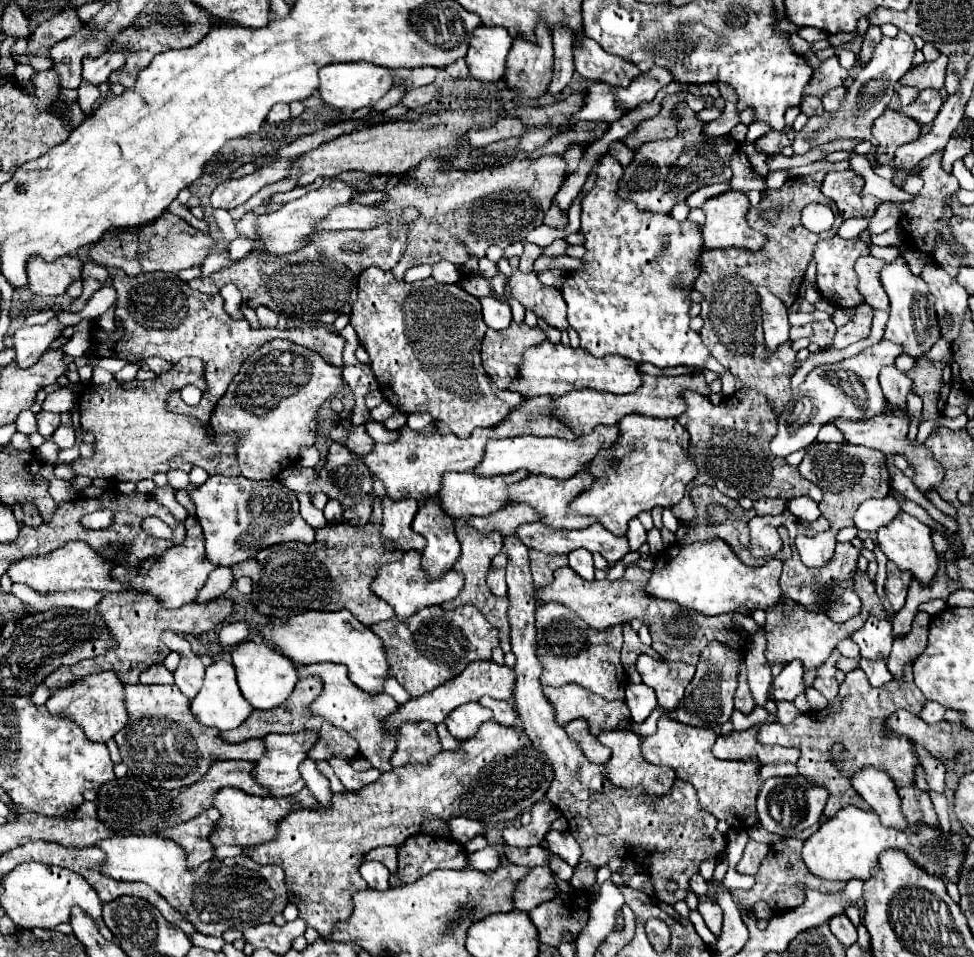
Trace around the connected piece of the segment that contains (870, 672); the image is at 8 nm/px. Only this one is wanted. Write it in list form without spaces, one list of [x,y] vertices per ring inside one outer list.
[[[861,658],[859,666],[863,668],[863,672],[867,674],[867,678],[869,678],[869,682],[871,682],[873,686],[883,686],[883,684],[887,684],[887,682],[893,680],[893,674],[887,670],[885,660],[875,660],[875,662],[873,662],[873,660]]]

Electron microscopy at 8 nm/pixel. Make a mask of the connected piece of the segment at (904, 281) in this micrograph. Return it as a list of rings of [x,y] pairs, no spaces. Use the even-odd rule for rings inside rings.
[[[899,256],[895,262],[891,262],[883,268],[881,282],[891,300],[889,320],[885,326],[883,340],[891,340],[891,342],[899,344],[903,348],[903,354],[907,354],[915,360],[925,356],[933,348],[933,344],[941,338],[941,330],[937,324],[937,314],[935,314],[935,302],[931,302],[927,284],[923,284],[919,276],[911,274],[907,262],[903,262],[903,256]]]

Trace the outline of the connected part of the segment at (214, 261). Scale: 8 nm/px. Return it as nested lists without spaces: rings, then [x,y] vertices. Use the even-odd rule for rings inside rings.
[[[219,252],[219,254],[209,254],[201,266],[201,276],[211,276],[213,272],[221,270],[221,268],[227,268],[229,266],[229,252]]]

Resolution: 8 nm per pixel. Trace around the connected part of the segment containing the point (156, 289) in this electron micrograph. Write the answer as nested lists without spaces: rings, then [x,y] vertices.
[[[123,270],[111,272],[111,282],[117,290],[117,318],[123,320],[121,326],[115,328],[115,332],[107,334],[99,326],[95,326],[93,332],[93,354],[95,356],[117,356],[125,358],[129,362],[141,362],[151,356],[159,356],[171,364],[179,362],[183,356],[197,356],[205,362],[205,382],[207,392],[193,412],[193,416],[207,424],[209,414],[213,406],[217,404],[219,396],[223,396],[223,390],[227,390],[233,376],[239,372],[239,366],[265,342],[273,338],[285,338],[299,346],[311,348],[319,352],[325,362],[333,366],[343,366],[343,346],[345,340],[331,332],[325,326],[305,326],[305,328],[251,328],[245,318],[233,320],[225,308],[223,298],[219,294],[207,296],[193,288],[189,288],[185,282],[177,280],[177,274],[163,274],[163,272],[151,272],[141,276],[127,276]]]

